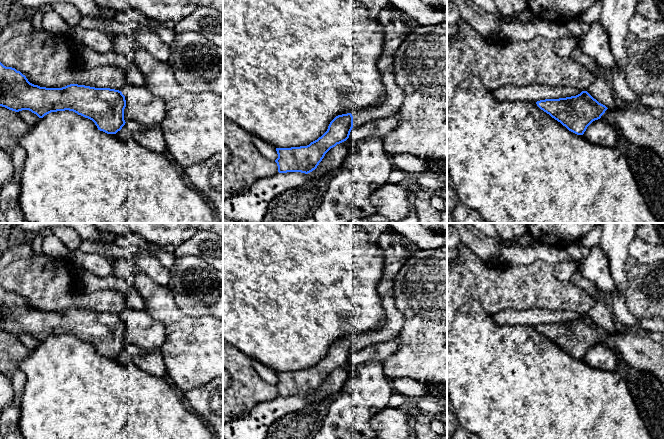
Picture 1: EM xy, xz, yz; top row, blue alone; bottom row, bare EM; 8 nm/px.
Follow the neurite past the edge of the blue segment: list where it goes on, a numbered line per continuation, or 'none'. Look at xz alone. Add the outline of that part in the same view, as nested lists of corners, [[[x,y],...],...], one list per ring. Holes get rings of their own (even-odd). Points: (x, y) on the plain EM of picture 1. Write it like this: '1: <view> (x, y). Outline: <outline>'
1: xz (394, 246). Outline: [[[385,232],[380,236],[378,243],[385,257],[383,276],[377,285],[385,311],[385,322],[378,330],[352,335],[353,351],[396,338],[404,323],[404,316],[396,308],[393,298],[393,280],[411,257],[407,250],[411,242],[402,235]]]

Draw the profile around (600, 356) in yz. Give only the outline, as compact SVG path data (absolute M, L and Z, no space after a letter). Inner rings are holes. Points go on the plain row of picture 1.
M600 342L587 351L583 361L591 367L604 371L614 371L618 358L619 356L614 350Z

